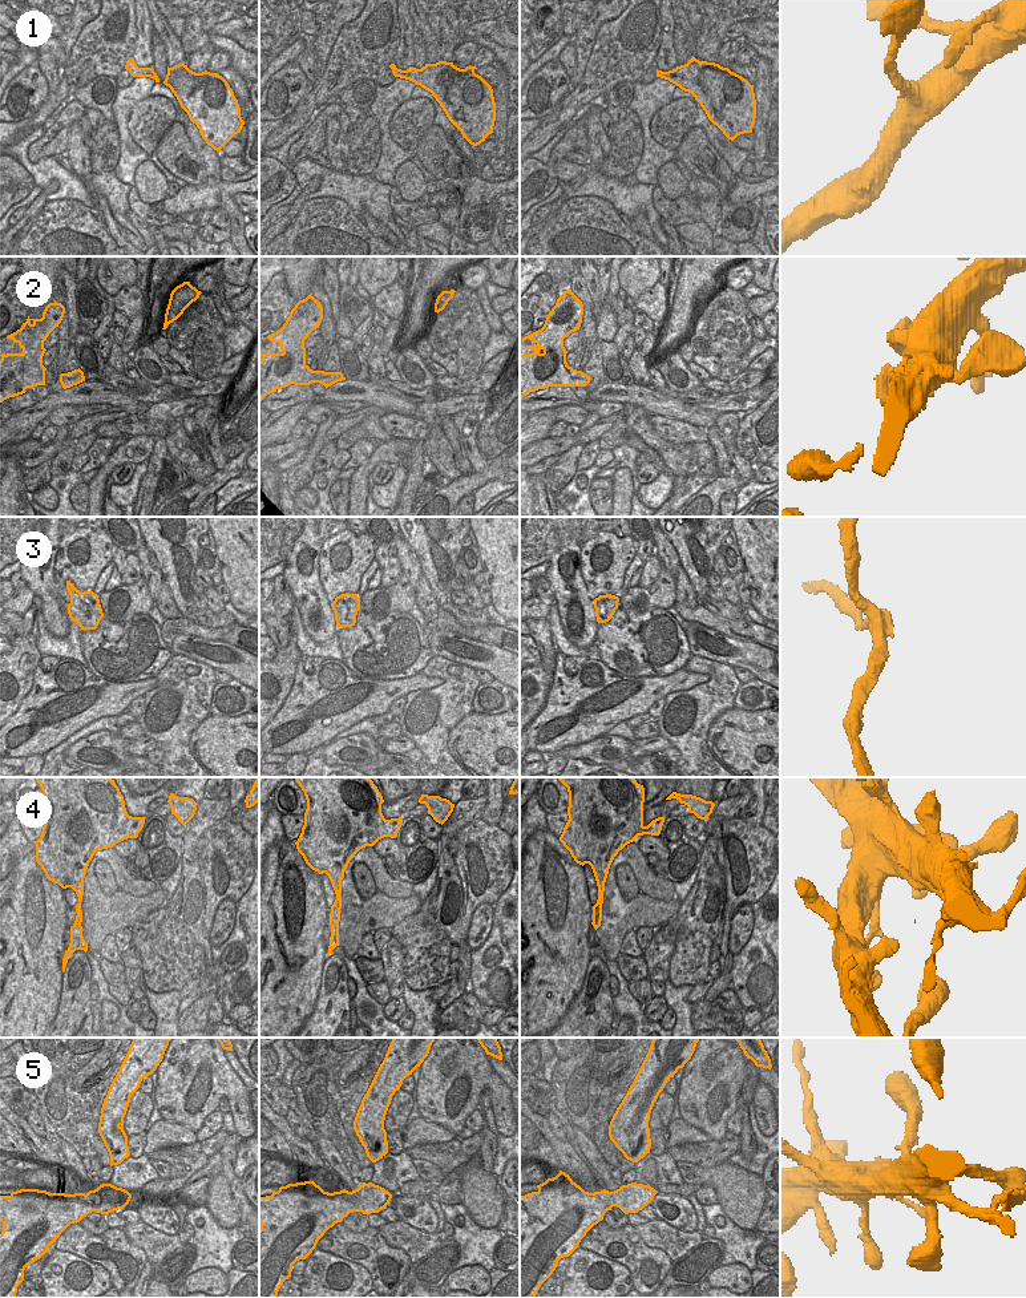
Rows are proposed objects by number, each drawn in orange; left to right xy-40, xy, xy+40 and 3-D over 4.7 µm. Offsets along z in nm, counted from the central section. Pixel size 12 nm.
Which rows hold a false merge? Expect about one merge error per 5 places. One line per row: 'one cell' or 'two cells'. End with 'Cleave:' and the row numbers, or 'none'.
1: one cell
2: one cell
3: two cells
4: one cell
5: one cell
Cleave: 3

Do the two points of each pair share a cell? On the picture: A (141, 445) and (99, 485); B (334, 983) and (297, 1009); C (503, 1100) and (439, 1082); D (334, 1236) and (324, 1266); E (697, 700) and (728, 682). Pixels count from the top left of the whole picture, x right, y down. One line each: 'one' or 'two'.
A: one
B: two
C: one
D: two
E: one

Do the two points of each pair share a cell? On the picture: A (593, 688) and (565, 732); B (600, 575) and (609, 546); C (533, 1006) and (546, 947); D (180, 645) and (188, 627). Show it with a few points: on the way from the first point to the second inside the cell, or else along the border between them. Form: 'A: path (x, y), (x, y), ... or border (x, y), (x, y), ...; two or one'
A: path (589, 699), (586, 711), (576, 723); one
B: path (608, 569), (610, 565), (608, 554); one
C: path (533, 991), (534, 962); one
D: border (214, 641), (192, 635), (177, 635), (170, 648); two

